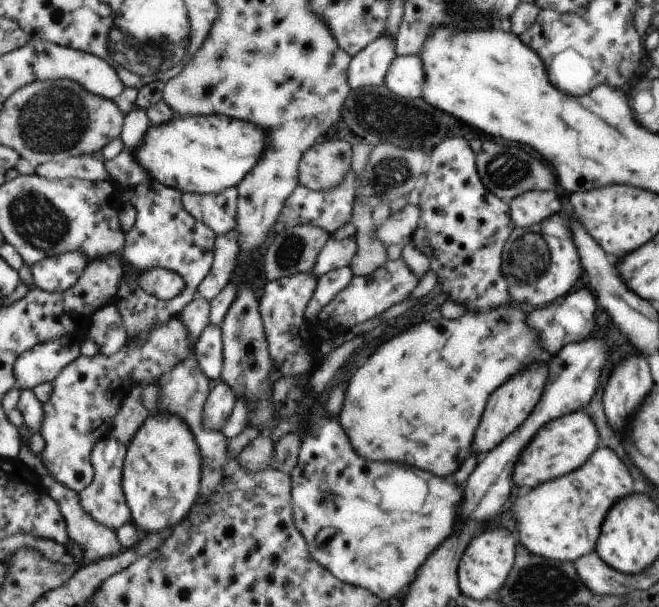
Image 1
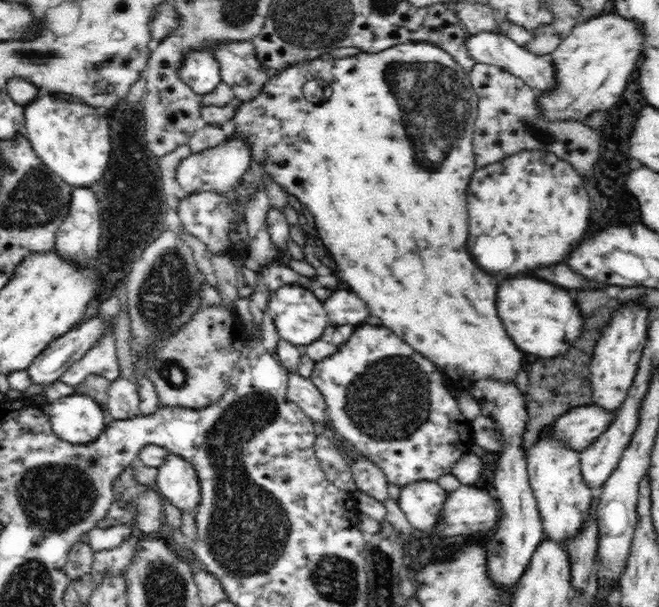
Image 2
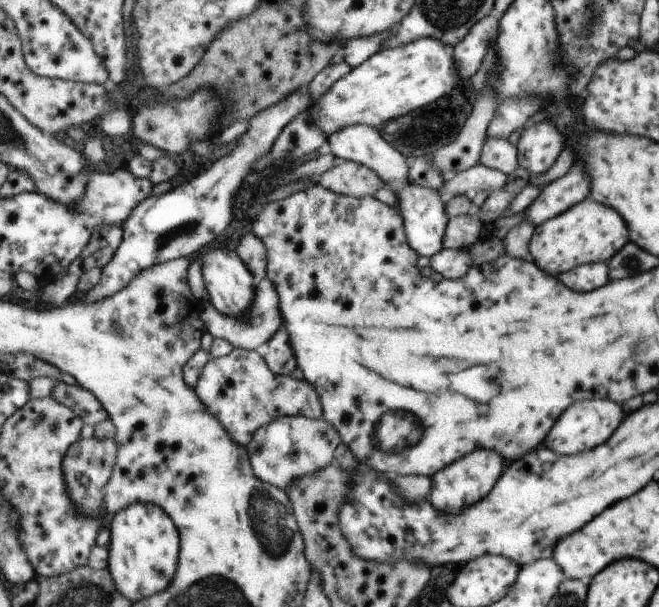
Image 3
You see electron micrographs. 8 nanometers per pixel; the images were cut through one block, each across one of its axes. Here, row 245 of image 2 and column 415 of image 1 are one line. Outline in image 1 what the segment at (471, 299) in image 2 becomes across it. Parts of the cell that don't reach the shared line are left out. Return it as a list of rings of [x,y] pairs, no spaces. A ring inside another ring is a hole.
[[[406,204],[395,214],[390,214],[379,226],[375,227],[375,238],[386,246],[404,247],[411,243],[412,234],[420,220],[419,207]],[[513,299],[509,300],[509,306],[497,306],[497,308],[491,308],[483,314],[461,314],[461,318],[457,320],[447,320],[440,317],[438,320],[426,318],[424,321],[415,323],[410,328],[406,328],[405,332],[399,332],[397,336],[393,336],[391,340],[387,340],[385,344],[381,344],[375,351],[368,355],[360,364],[357,365],[357,370],[351,373],[348,379],[348,384],[344,392],[343,404],[339,415],[336,417],[341,423],[343,430],[349,430],[349,438],[353,438],[353,446],[357,446],[357,450],[361,450],[361,456],[363,458],[369,458],[369,460],[391,460],[391,462],[405,462],[407,466],[417,466],[419,470],[427,470],[431,474],[437,474],[437,476],[447,476],[451,474],[453,470],[457,470],[457,466],[469,456],[469,444],[471,444],[471,436],[473,436],[473,430],[479,422],[479,416],[483,412],[483,406],[487,402],[487,396],[497,388],[501,386],[505,380],[507,380],[507,374],[509,376],[515,376],[517,372],[525,370],[529,364],[545,364],[547,362],[547,354],[541,346],[539,346],[539,336],[537,332],[533,332],[527,324],[525,324],[525,314],[513,306]]]

